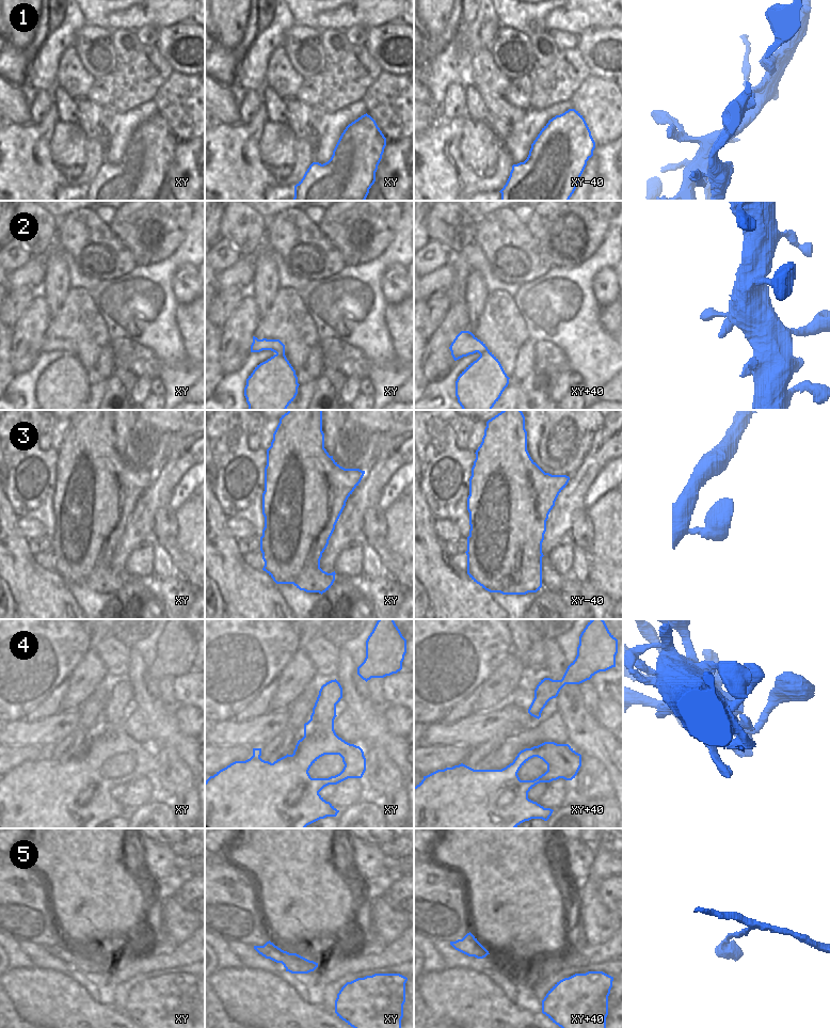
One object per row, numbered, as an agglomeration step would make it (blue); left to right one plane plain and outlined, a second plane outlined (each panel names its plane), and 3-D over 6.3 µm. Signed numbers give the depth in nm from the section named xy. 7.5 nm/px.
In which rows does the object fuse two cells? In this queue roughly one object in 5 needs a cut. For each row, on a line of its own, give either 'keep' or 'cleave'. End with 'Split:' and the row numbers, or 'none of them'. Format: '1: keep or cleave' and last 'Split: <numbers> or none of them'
1: cleave
2: keep
3: keep
4: keep
5: keep
Split: 1

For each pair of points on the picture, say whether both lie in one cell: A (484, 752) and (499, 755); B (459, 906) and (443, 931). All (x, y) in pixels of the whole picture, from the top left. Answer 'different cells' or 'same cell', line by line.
A: different cells
B: same cell

